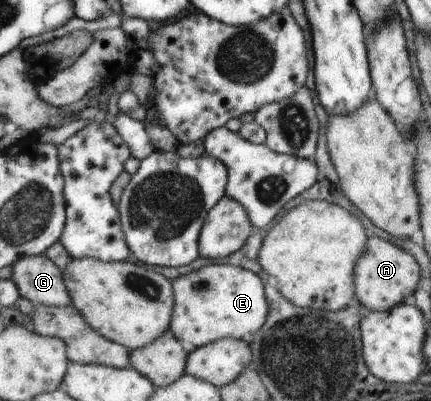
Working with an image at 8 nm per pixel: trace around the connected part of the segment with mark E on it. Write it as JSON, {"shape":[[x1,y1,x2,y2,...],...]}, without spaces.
{"shape":[[211,264,172,281,175,308,170,330,187,353,225,338,248,339,261,331,269,318,268,293,254,270]]}

